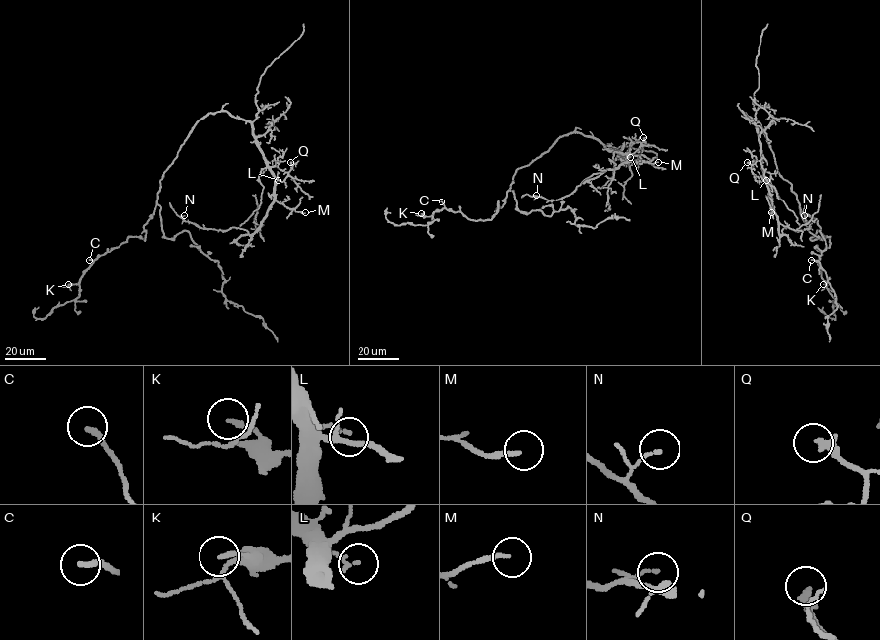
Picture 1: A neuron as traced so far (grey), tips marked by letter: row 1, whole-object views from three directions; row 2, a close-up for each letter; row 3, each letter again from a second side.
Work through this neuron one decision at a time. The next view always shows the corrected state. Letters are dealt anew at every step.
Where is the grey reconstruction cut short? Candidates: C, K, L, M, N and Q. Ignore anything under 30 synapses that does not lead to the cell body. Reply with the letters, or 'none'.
none

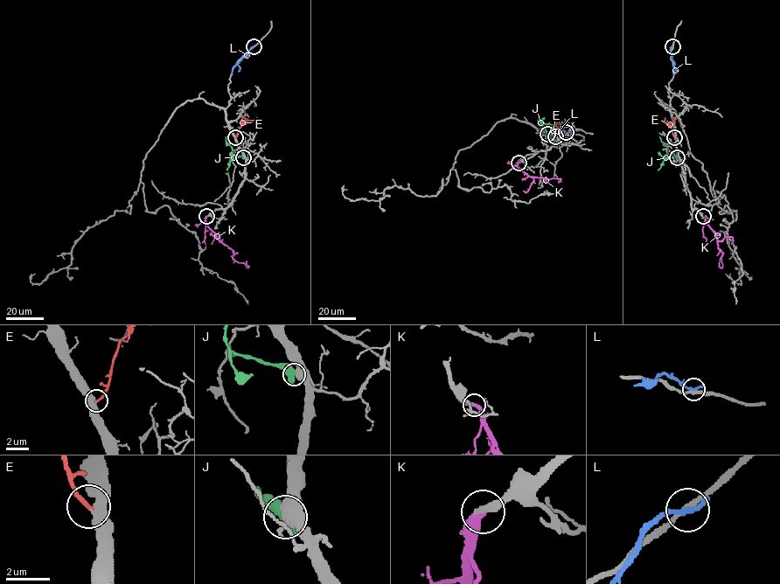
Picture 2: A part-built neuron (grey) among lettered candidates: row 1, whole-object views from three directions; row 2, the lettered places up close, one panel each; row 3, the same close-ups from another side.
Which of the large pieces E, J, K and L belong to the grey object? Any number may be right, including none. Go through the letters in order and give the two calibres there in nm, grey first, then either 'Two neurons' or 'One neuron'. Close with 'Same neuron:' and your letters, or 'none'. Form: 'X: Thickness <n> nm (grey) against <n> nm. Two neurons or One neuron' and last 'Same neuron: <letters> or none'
E: Thickness 320 nm (grey) against 190 nm. One neuron
J: Thickness 550 nm (grey) against 700 nm. Two neurons
K: Thickness 400 nm (grey) against 360 nm. One neuron
L: Thickness 260 nm (grey) against 280 nm. Two neurons
Same neuron: E, K

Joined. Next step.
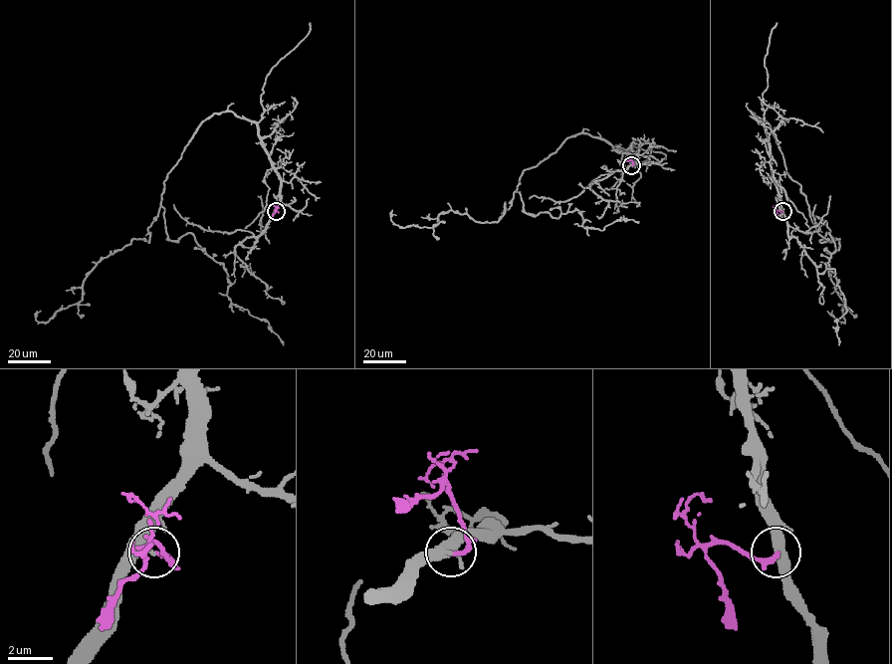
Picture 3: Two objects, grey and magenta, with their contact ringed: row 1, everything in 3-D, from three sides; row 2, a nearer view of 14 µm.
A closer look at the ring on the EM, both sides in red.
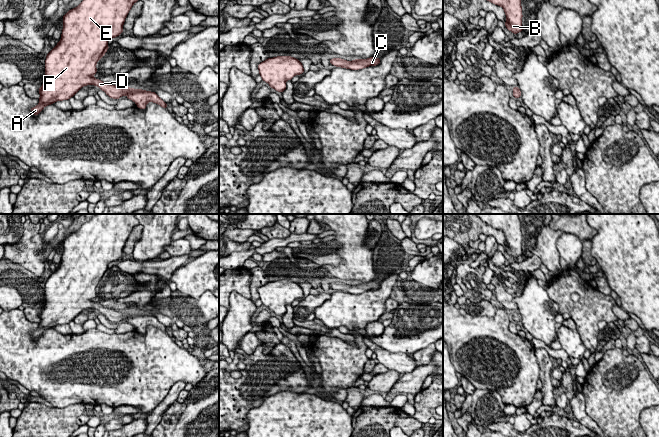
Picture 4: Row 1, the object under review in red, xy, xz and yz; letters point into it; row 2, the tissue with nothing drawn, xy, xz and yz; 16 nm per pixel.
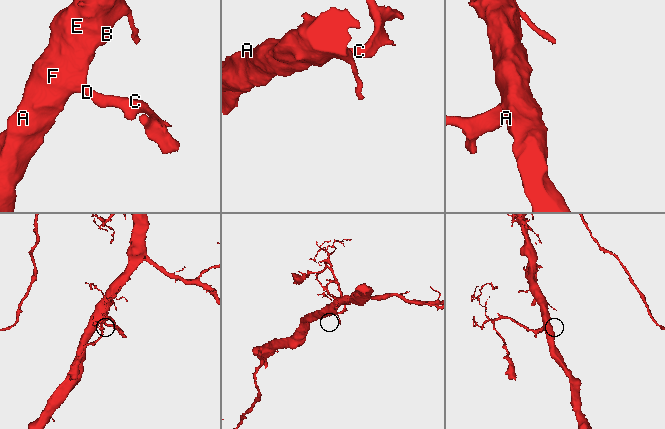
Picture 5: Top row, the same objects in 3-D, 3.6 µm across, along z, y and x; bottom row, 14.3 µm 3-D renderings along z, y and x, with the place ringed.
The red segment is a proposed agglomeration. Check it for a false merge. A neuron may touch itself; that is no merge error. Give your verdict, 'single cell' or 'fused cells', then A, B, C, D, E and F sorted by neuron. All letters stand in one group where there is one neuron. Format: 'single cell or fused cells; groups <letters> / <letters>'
single cell; groups A B C D E F

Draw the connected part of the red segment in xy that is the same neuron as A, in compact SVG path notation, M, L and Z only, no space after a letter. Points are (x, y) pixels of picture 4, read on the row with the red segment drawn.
M83 0L76 8L69 10L63 16L61 40L53 48L45 60L45 77L43 85L38 88L39 104L30 110L37 116L45 106L56 101L69 100L83 86L92 84L98 86L106 95L119 99L126 95L134 101L138 108L144 110L148 102L154 102L163 108L167 104L155 92L129 87L117 87L93 77L96 74L96 64L109 49L108 40L119 36L123 30L124 21L133 4L139 0Z

